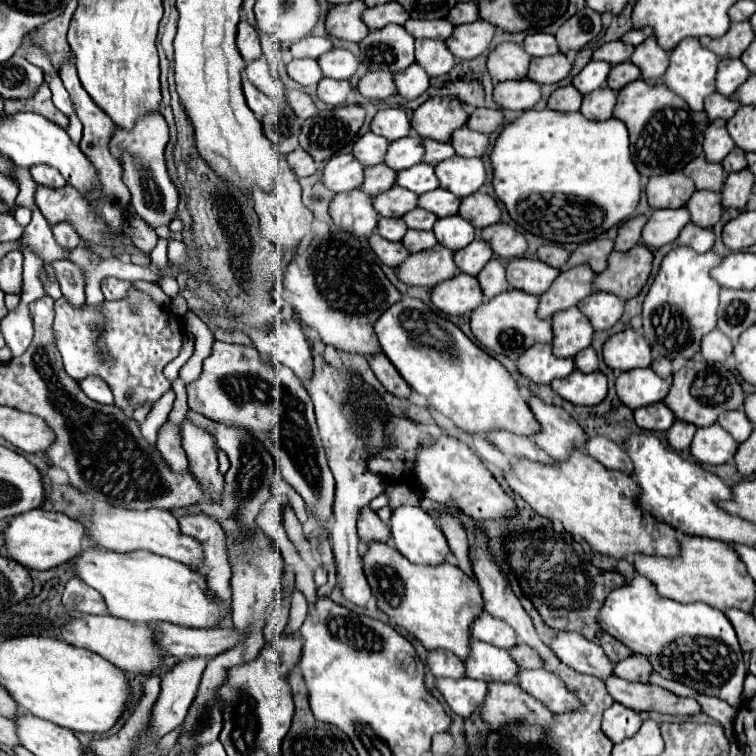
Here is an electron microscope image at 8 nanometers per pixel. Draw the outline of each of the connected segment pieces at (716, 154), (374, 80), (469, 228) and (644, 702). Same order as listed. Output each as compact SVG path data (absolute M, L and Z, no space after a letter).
M714 120L704 130L704 156L708 162L722 162L722 158L734 148L732 138L728 136L726 122Z
M366 72L358 82L358 92L368 100L384 100L396 94L390 72Z
M458 214L436 220L434 234L442 246L446 246L454 252L466 248L476 238L474 226L468 224L468 220L462 220L462 216L458 216Z
M610 676L606 680L606 688L610 696L636 710L636 712L662 712L672 716L696 716L702 714L700 704L694 698L682 698L666 688L658 688L654 684L632 684L618 676Z

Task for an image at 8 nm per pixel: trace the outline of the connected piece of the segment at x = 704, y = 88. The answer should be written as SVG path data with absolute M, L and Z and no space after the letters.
M684 38L672 52L670 52L670 66L664 72L662 80L672 92L676 92L680 98L686 100L686 104L692 110L702 110L704 108L704 98L710 96L714 88L714 76L716 76L716 66L718 66L718 56L710 52L708 48L702 48L698 38Z

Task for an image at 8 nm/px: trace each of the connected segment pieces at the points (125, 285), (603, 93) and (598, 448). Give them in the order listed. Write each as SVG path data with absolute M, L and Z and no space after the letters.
M104 278L102 280L102 294L106 300L124 300L128 290L132 290L132 282L120 278Z
M608 86L598 88L596 92L590 92L582 100L582 116L588 120L608 120L612 118L612 110L616 104L616 92Z
M604 436L590 438L590 442L586 446L586 452L592 458L596 458L600 464L604 464L608 470L622 470L622 472L628 472L628 474L632 474L632 470L634 470L632 460L624 452L624 448L620 448L610 438L604 438Z

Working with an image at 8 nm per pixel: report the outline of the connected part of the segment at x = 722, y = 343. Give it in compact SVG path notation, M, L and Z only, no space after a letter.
M712 330L700 340L700 356L710 364L724 362L732 354L732 342L720 330Z

